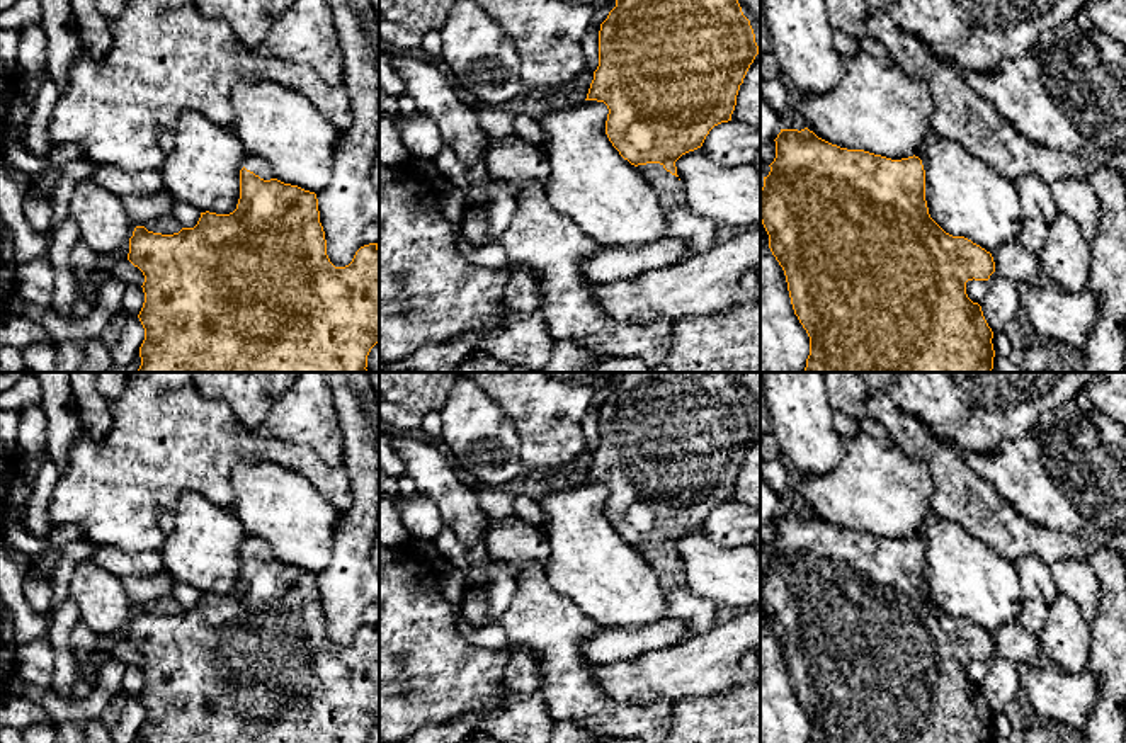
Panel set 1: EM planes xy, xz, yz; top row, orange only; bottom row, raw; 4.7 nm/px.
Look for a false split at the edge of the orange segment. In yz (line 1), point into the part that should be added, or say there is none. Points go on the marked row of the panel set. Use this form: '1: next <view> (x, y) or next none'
1: next none

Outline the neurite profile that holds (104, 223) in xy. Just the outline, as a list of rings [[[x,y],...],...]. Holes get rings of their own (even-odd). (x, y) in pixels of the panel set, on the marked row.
[[[85,180],[75,187],[68,216],[78,224],[82,241],[97,255],[116,255],[136,228],[122,197],[94,180]]]

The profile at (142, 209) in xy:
[[[162,190],[153,196],[128,196],[122,204],[133,219],[134,226],[145,226],[150,221],[160,219],[172,213],[175,199]]]

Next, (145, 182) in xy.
[[[97,165],[92,180],[119,197],[153,196],[165,190],[156,170],[124,172],[112,165]]]

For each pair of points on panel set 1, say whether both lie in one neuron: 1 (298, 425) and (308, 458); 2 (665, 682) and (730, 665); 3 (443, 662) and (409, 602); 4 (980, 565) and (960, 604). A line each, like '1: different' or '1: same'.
1: different
2: same
3: same
4: same

